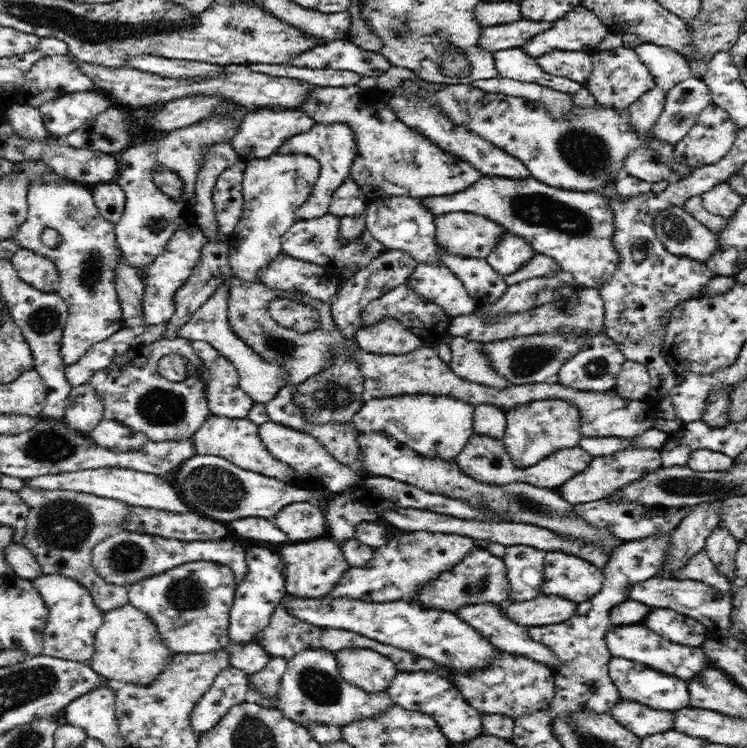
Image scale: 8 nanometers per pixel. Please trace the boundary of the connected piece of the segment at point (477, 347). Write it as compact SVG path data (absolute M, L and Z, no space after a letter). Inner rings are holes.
M453 336L449 366L455 376L494 391L506 391L513 385L494 367L485 344L462 336Z

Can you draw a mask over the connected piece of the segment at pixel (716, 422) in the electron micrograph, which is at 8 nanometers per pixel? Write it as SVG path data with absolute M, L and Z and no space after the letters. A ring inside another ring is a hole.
M719 384L712 386L706 393L701 419L708 428L718 430L718 428L726 428L731 423L730 392L731 386Z

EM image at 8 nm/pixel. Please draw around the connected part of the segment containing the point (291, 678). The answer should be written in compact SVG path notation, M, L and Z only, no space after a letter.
M325 648L299 652L286 661L280 686L280 704L286 717L294 722L321 722L345 725L358 717L372 716L393 703L386 690L370 691L342 676L338 668L336 652Z

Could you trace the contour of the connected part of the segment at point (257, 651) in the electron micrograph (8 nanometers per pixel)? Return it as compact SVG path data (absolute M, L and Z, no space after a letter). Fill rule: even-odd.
M229 640L225 646L229 664L243 670L246 674L260 670L270 656L256 642Z

